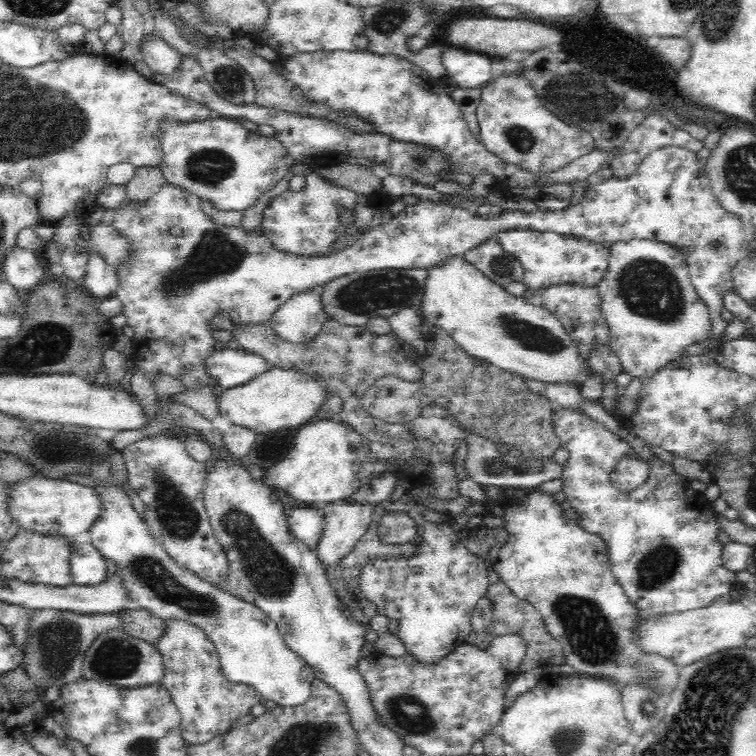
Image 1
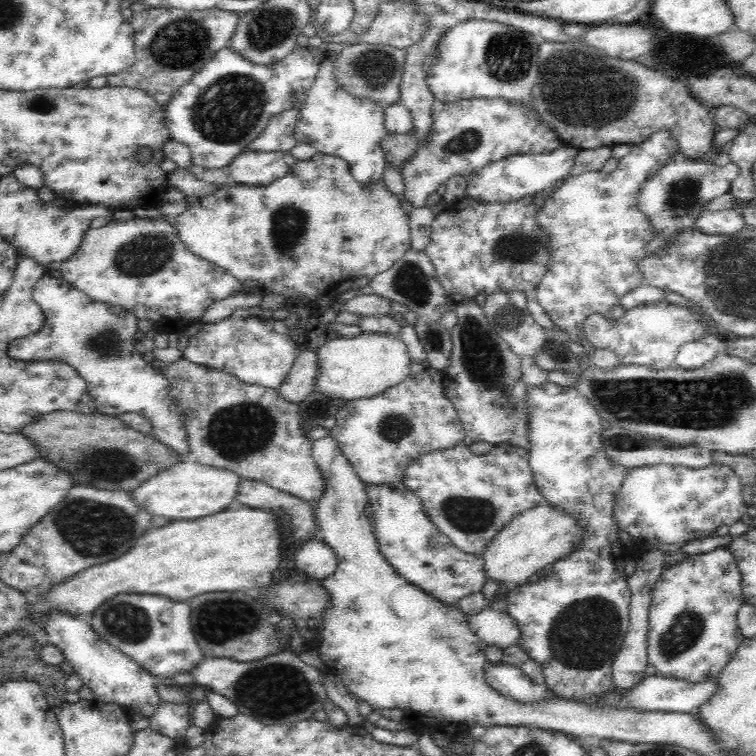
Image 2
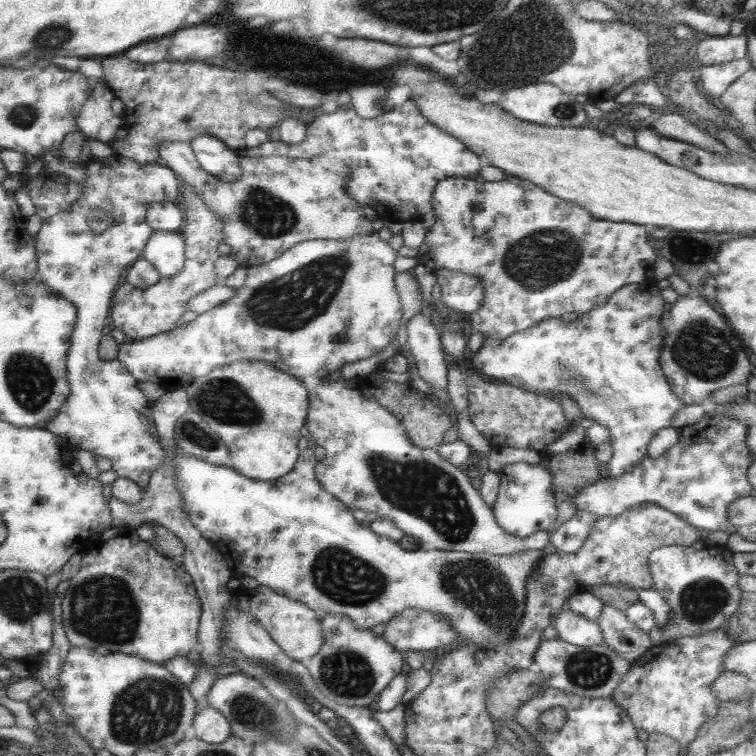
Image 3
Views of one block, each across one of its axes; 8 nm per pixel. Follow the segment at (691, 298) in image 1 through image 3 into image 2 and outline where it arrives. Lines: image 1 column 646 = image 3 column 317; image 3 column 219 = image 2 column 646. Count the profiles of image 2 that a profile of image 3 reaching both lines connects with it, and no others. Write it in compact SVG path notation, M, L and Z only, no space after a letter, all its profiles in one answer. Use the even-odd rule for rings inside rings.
M666 299L626 310L624 316L617 320L594 313L584 320L581 330L594 348L614 351L620 363L642 365L656 370L673 367L681 346L696 341L709 332L692 310L671 304Z

